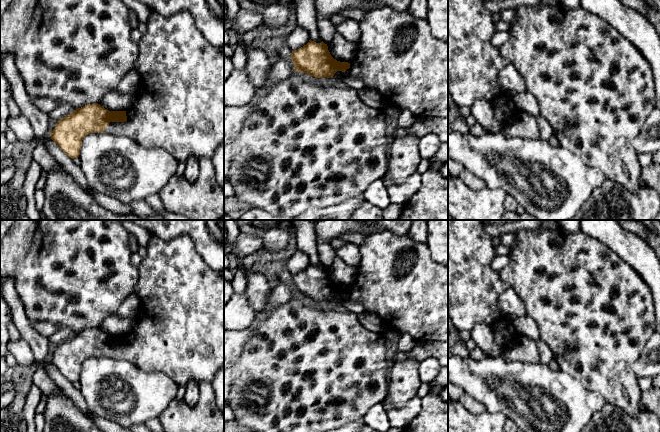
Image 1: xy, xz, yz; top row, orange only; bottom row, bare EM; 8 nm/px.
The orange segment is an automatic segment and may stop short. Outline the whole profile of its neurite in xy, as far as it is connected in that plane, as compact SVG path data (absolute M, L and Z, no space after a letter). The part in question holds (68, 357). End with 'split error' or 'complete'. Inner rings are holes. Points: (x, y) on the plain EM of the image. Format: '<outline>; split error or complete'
M183 234L169 241L151 235L147 254L138 266L139 279L135 294L141 300L136 317L137 327L125 335L109 335L98 327L87 328L57 345L50 356L51 363L71 383L78 382L83 362L90 357L109 357L125 360L144 372L160 371L178 386L193 380L197 384L210 382L220 368L224 368L224 277L212 270L196 251L192 239Z; split error

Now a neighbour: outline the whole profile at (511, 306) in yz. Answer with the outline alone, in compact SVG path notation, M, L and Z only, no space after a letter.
M511 287L500 295L498 303L499 310L506 321L513 322L525 315L525 305Z

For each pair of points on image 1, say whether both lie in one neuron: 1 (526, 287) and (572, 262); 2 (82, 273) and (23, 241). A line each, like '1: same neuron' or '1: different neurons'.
1: same neuron
2: different neurons

